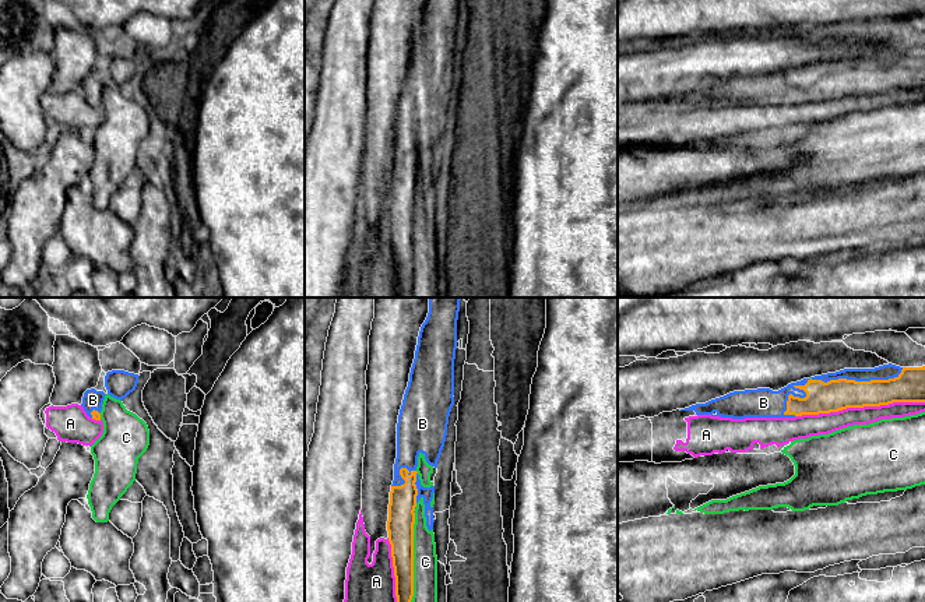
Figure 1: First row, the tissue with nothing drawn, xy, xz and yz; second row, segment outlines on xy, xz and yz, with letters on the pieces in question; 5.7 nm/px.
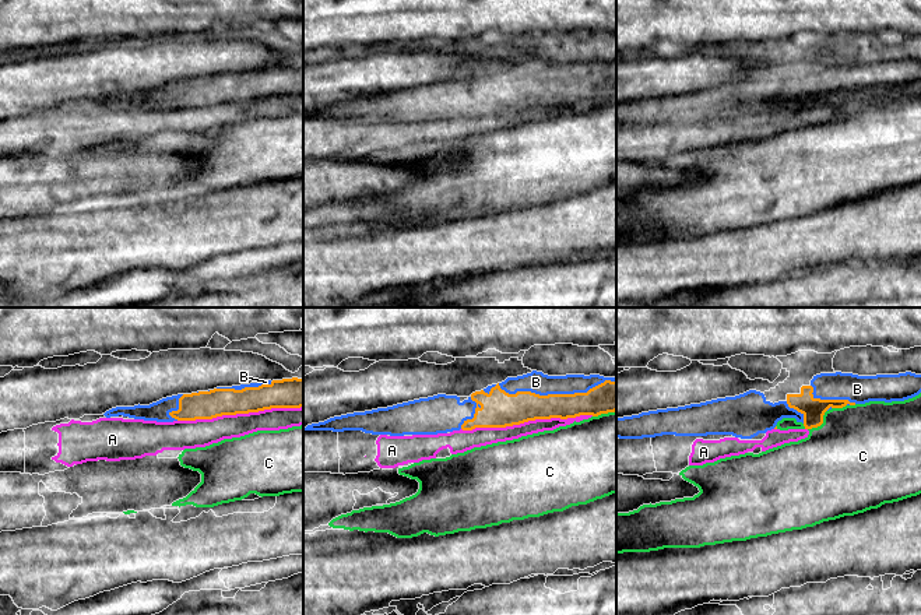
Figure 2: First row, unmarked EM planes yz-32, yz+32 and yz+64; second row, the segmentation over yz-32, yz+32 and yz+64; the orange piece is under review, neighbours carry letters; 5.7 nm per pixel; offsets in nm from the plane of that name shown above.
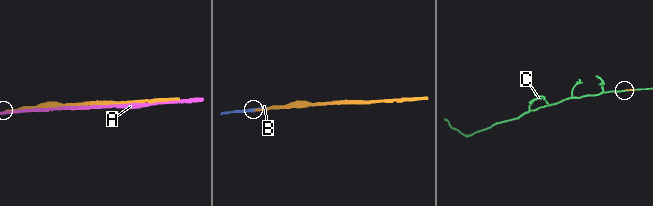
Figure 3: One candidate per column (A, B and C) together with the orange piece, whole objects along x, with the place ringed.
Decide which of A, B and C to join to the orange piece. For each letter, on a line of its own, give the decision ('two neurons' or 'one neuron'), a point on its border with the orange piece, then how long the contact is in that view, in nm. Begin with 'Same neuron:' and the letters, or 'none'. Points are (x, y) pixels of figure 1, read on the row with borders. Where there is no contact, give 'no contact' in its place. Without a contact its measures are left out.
Same neuron: B
A: two neurons | yz (860, 407) | 750 nm
B: one neuron | yz (830, 380) | 750 nm
C: two neurons | xz (412, 558) | 500 nm

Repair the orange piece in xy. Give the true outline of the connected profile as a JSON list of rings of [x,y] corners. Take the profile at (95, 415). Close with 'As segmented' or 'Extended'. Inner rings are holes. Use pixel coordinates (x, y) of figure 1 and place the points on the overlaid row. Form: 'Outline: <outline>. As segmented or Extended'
Outline: [[[95,388],[87,390],[82,397],[82,408],[87,415],[95,420],[101,420],[102,404],[105,399],[103,391],[96,391]]]. Extended

